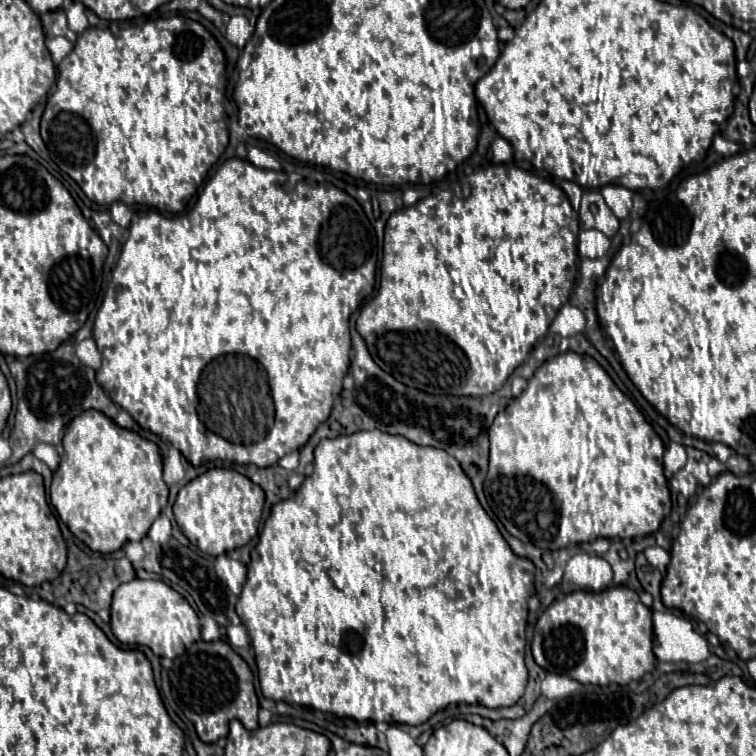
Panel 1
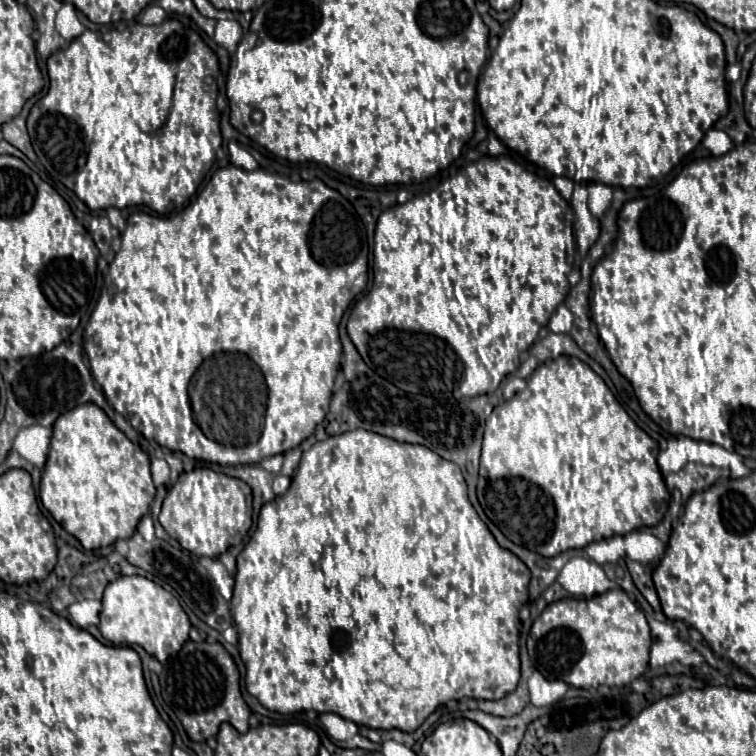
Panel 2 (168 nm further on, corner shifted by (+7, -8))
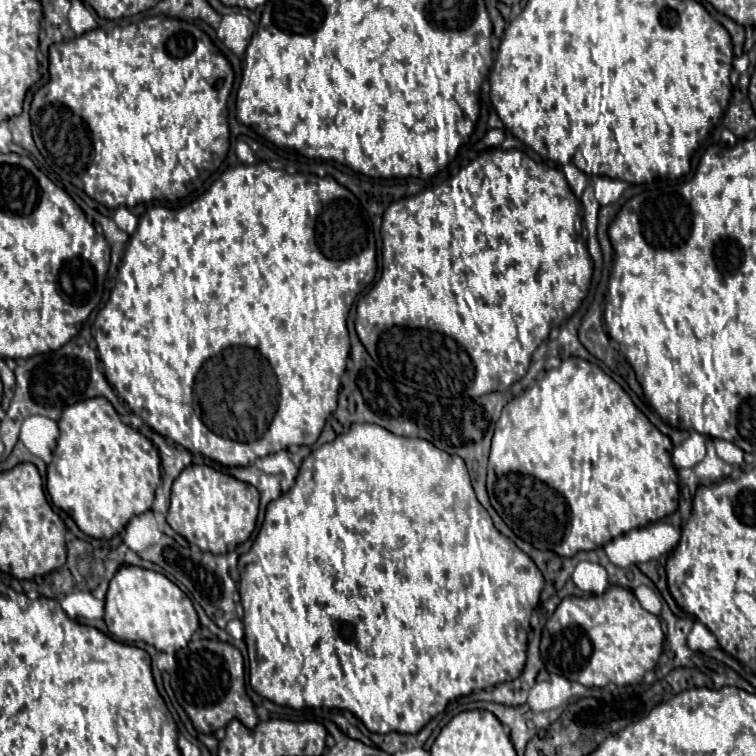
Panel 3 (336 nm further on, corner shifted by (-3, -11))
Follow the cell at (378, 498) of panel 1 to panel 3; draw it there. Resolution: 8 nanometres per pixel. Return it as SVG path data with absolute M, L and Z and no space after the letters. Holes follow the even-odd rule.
M354 424L346 434L340 434L336 436L332 442L328 444L322 444L320 448L312 450L312 454L308 458L304 458L302 466L300 466L300 472L296 476L296 484L286 492L282 494L278 500L270 502L268 508L266 508L266 518L264 518L264 524L254 540L254 546L250 548L250 552L242 554L240 560L238 560L238 570L240 570L240 603L243 608L242 622L244 625L244 640L246 640L246 646L248 646L248 658L250 658L250 686L254 688L256 694L268 698L270 702L274 704L280 704L280 706L288 706L288 708L294 708L294 710L304 710L304 708L338 708L338 710L348 710L352 712L354 716L358 716L364 726L370 730L370 732L378 732L378 734L386 734L386 732L400 732L400 734L416 734L420 732L434 716L438 716L440 712L444 712L444 708L460 698L460 696L466 696L474 690L486 690L486 688L492 688L492 686L498 686L502 682L512 682L514 678L520 676L524 664L526 664L526 632L530 628L530 614L532 610L536 608L538 600L540 600L540 592L544 588L544 578L542 578L542 572L536 568L536 564L512 542L508 540L506 536L502 536L494 524L492 524L492 518L490 514L482 508L482 504L476 500L476 494L474 494L474 488L470 484L470 476L468 476L468 470L464 474L464 460L460 456L450 456L448 452L444 450L438 450L434 444L428 444L426 440L420 440L420 438L402 438L402 436L396 436L376 424Z

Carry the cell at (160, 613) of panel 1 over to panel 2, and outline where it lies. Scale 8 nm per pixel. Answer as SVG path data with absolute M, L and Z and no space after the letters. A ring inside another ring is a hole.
M122 575L104 589L98 629L110 643L140 645L160 663L166 663L166 659L180 649L180 639L182 645L188 641L190 619L180 607L178 599L154 581L140 575Z

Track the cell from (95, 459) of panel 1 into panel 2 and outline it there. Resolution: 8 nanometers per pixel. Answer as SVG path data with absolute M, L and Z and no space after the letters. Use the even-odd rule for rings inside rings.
M78 405L58 417L52 425L52 443L48 461L40 481L40 499L50 515L72 533L84 549L100 549L112 545L116 539L126 539L136 531L138 521L150 511L154 499L154 483L150 477L150 463L146 453L140 451L112 421L98 409L98 405Z

